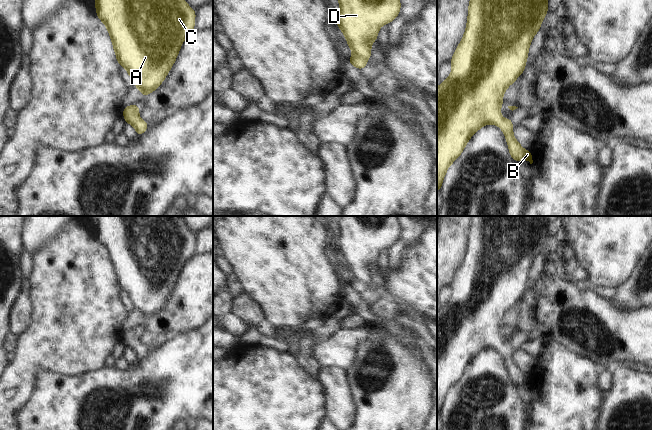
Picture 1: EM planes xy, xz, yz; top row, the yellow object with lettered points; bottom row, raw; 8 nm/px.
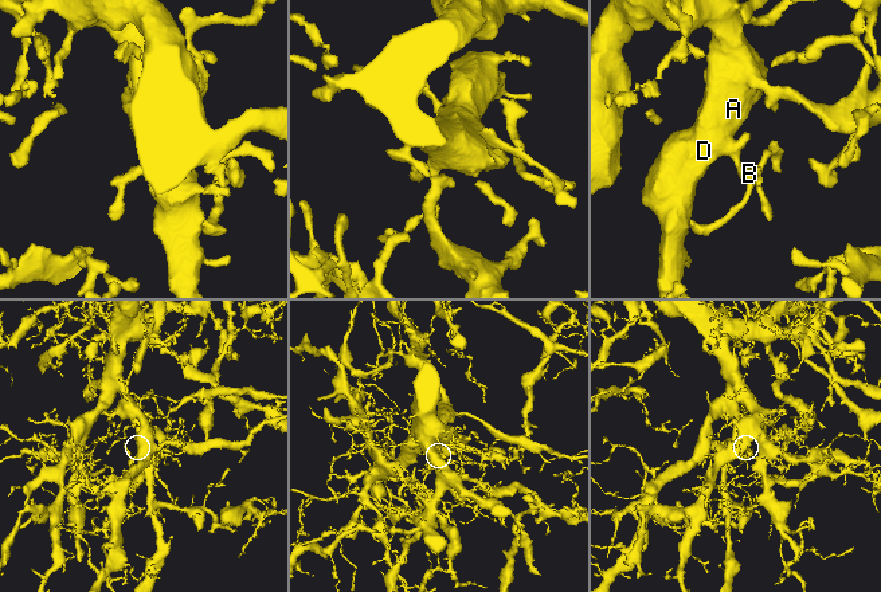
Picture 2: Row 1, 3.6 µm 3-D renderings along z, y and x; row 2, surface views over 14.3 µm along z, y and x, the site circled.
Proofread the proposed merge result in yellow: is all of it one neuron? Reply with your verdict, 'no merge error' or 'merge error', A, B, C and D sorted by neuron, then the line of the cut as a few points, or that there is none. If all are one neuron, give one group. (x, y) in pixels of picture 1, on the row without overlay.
no merge error | A B C D | no cut

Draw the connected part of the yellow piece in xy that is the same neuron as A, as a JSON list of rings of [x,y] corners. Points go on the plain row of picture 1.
[[[97,216],[95,230],[98,242],[109,255],[119,289],[127,294],[134,310],[146,321],[164,305],[183,265],[193,256],[196,235],[184,225],[180,216]]]

